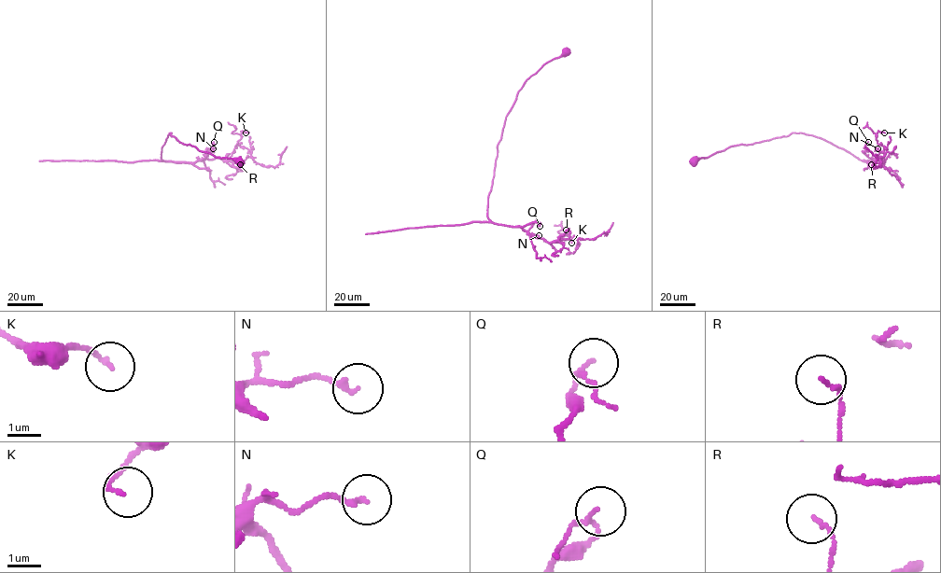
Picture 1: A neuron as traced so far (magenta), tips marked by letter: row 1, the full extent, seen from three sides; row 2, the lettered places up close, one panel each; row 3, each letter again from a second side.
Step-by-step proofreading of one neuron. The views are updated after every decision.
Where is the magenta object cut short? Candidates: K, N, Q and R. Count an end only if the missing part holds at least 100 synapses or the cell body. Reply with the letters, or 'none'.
none

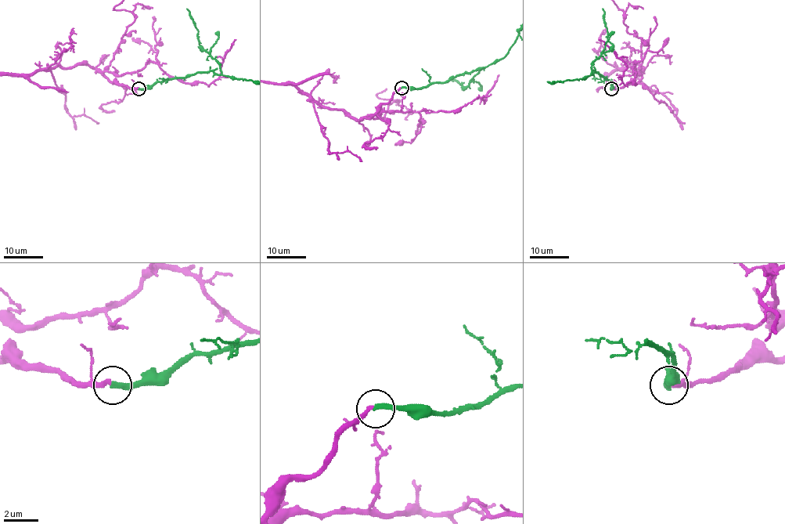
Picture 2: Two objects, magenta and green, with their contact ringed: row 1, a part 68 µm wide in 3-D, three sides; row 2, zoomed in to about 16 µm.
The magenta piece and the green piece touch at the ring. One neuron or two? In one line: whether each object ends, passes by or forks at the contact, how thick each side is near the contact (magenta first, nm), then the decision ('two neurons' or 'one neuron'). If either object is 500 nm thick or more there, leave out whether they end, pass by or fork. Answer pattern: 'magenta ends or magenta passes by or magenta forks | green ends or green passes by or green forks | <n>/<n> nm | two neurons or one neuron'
magenta ends | green ends | 240/280 nm | one neuron

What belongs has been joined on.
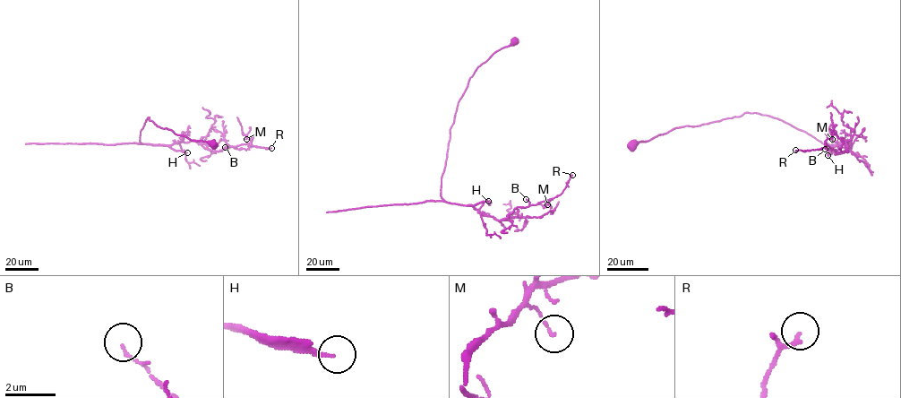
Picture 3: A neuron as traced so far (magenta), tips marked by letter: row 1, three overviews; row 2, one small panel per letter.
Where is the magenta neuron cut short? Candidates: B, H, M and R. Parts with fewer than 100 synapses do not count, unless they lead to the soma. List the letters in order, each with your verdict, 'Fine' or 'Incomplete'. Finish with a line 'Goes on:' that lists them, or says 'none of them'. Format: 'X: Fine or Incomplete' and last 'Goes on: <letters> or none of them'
B: Fine
H: Incomplete
M: Fine
R: Fine
Goes on: H

